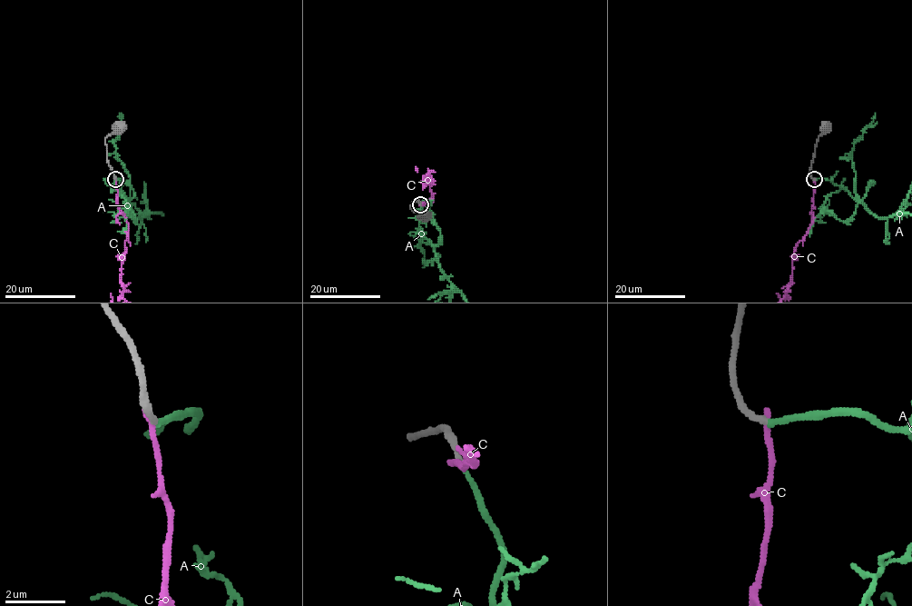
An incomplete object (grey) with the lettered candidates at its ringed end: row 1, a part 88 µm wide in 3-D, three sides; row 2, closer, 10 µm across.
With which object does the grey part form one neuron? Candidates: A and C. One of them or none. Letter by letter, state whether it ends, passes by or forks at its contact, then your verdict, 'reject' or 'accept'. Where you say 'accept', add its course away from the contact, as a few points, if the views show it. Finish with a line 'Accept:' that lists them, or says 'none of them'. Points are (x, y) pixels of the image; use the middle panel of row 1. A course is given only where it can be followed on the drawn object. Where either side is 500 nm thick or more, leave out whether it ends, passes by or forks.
A: it ends; accept
C: it ends; reject
Accept: A

